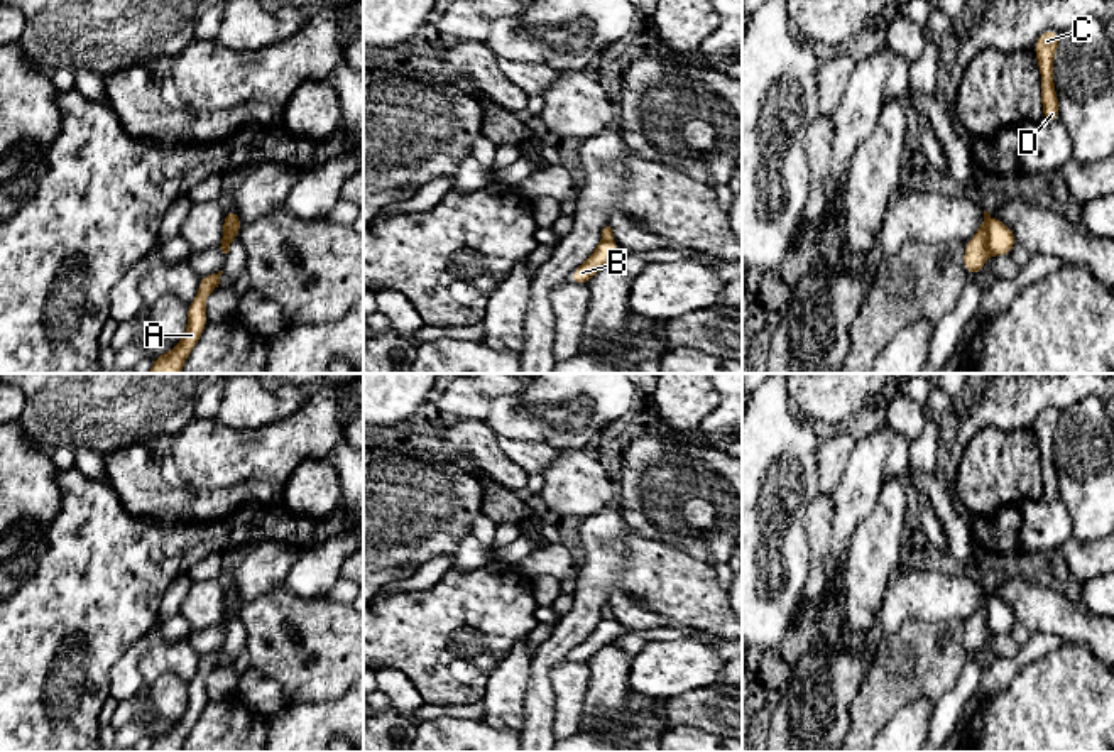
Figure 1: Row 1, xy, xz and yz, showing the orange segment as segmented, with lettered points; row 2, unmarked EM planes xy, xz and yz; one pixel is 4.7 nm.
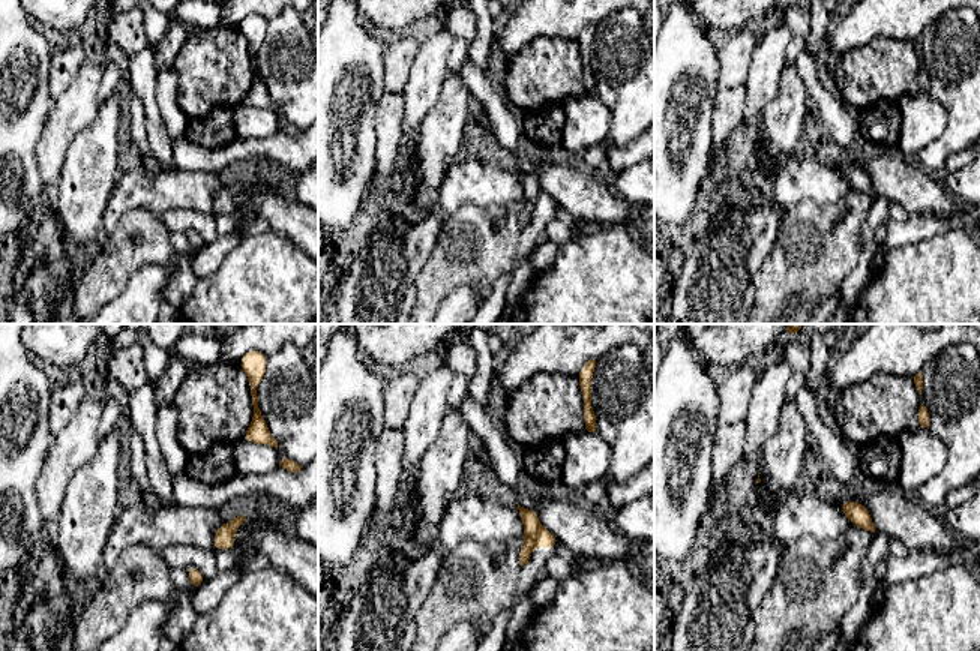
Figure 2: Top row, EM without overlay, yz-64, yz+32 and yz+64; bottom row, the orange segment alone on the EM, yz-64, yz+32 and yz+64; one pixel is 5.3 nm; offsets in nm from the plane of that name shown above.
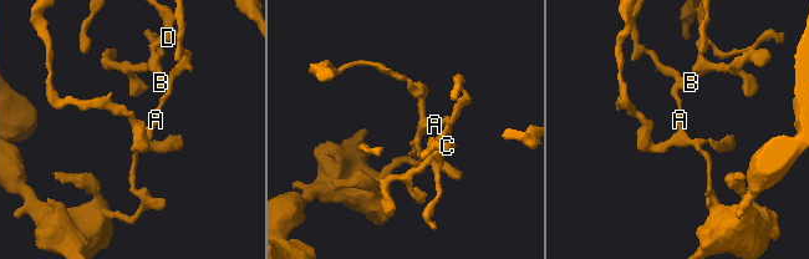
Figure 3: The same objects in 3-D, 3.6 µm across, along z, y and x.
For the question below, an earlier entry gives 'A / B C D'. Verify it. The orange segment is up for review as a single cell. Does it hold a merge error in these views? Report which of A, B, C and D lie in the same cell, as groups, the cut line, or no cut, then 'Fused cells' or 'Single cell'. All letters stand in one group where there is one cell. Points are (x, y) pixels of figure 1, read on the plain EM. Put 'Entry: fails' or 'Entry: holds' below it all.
Groups: A / B C D. Split along yz (991, 597), (984, 631). Fused cells
Entry: holds

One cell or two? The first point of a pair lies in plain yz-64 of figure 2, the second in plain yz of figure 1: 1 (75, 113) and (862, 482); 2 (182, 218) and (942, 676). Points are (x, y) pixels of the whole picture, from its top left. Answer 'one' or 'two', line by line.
1: one
2: two

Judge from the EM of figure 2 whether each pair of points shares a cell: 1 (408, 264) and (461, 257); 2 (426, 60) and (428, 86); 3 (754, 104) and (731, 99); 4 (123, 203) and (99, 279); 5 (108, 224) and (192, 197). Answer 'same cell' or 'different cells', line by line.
1: different cells
2: same cell
3: different cells
4: different cells
5: same cell

